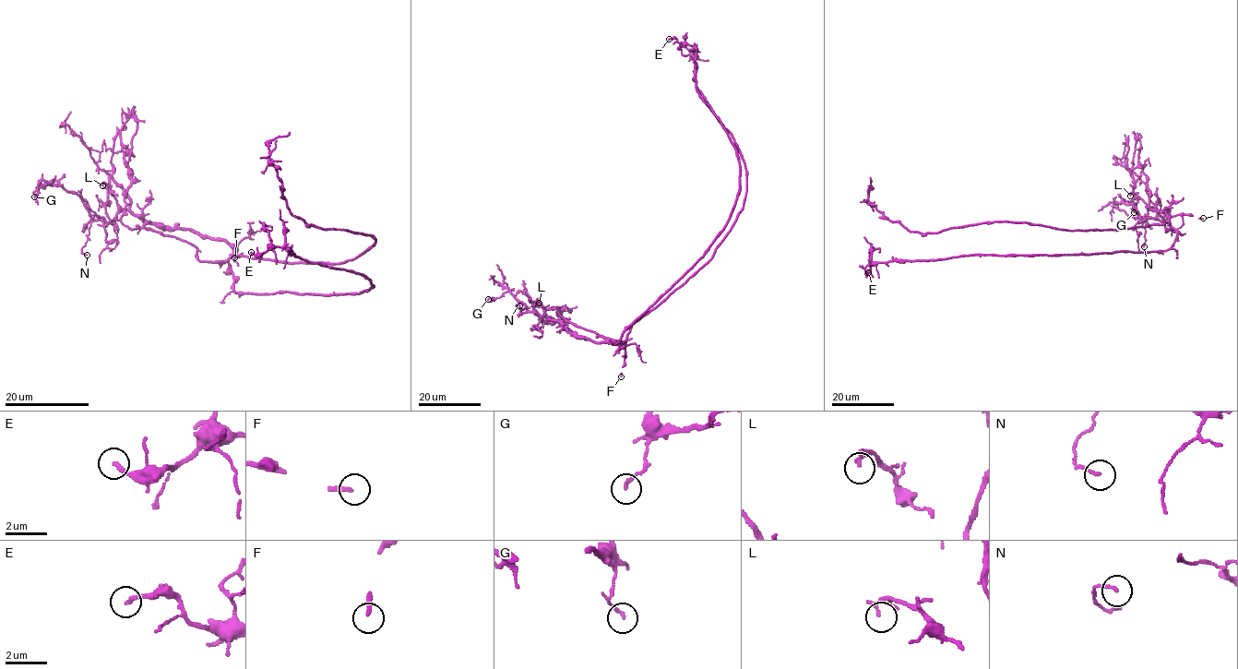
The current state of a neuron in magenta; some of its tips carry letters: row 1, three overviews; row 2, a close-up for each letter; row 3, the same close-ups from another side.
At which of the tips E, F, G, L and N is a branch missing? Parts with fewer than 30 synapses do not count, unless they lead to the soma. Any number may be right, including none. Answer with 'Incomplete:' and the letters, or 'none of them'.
Incomplete: F

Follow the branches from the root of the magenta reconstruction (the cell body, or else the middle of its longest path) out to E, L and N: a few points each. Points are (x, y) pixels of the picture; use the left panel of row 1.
E: (228, 263), (237, 292), (335, 295), (358, 293), (373, 286), (366, 276), (310, 262), (289, 248), (251, 252)
L: (228, 263), (232, 248), (224, 241), (146, 223), (124, 211), (113, 191), (104, 183), (102, 185)
N: (228, 263), (232, 248), (224, 241), (162, 229), (128, 210), (109, 222), (90, 222), (81, 248), (87, 255)

